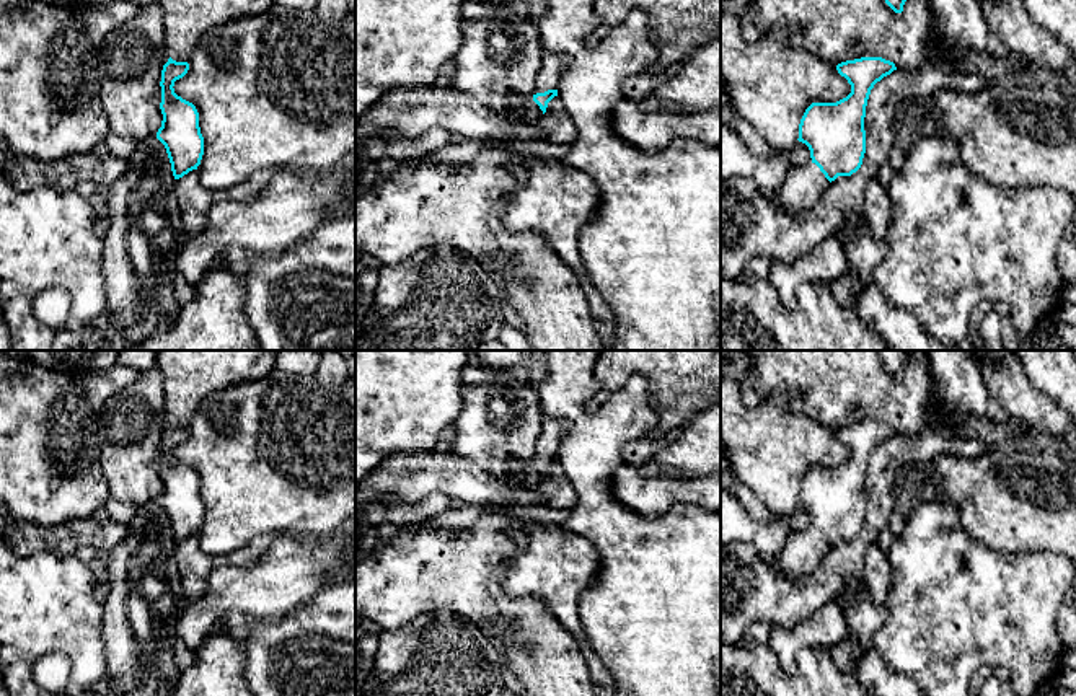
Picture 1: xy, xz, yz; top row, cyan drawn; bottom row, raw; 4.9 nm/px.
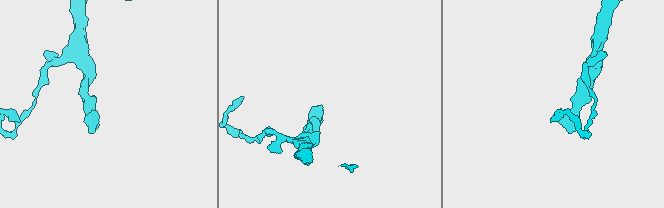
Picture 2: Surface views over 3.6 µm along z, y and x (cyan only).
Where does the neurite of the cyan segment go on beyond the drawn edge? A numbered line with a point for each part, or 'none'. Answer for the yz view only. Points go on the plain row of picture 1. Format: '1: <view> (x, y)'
1: yz (802, 551)

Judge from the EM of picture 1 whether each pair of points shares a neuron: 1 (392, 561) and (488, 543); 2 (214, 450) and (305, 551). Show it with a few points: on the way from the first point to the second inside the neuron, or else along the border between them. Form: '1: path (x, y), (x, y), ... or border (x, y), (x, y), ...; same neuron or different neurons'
1: path (416, 561), (463, 559); same neuron
2: border (276, 535), (331, 537); different neurons

